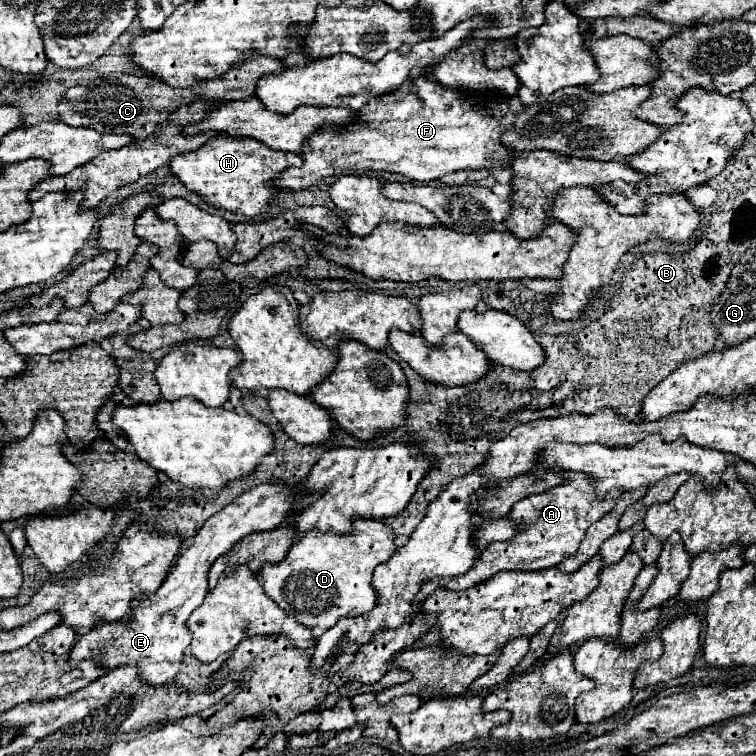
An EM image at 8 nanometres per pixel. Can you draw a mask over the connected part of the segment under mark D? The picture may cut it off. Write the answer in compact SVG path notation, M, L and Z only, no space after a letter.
M358 517L352 535L330 531L306 533L290 547L284 561L262 567L262 587L290 617L310 629L326 631L334 627L340 617L354 617L374 609L378 603L378 593L372 587L374 567L388 561L396 549L396 533L390 525Z

